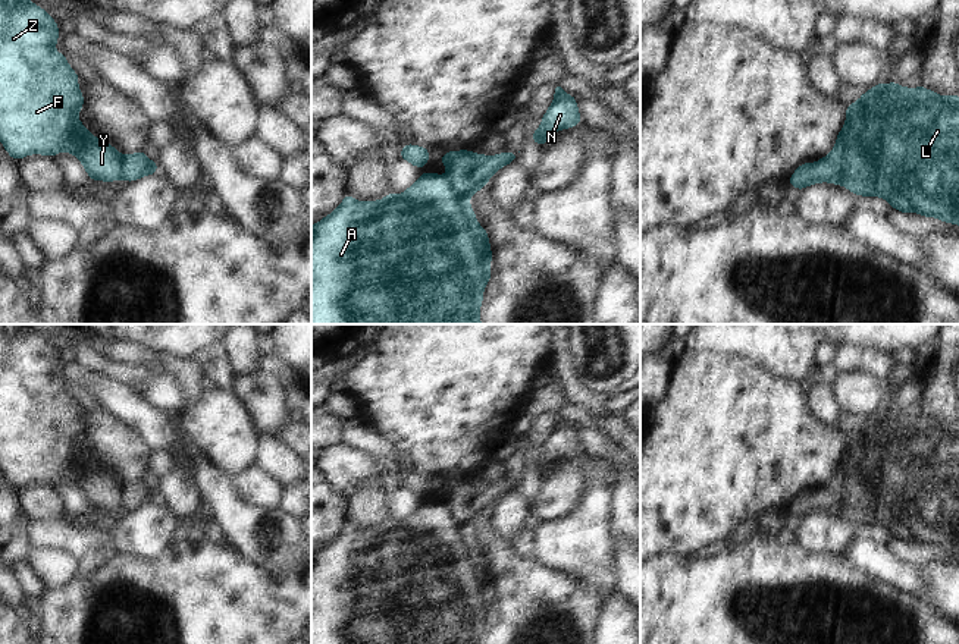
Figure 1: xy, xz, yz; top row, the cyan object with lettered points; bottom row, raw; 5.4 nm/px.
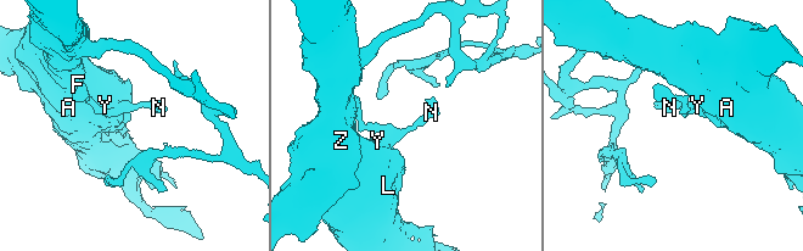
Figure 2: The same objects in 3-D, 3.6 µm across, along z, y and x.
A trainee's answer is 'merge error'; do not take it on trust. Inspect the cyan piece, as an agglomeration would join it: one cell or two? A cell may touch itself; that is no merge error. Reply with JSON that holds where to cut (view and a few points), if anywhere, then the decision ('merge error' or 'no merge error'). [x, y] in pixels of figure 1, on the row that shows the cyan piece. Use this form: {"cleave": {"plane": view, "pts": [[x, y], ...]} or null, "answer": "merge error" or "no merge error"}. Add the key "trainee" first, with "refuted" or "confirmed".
{"trainee": "confirmed", "cleave": {"plane": "xz", "pts": [[447, 175], [454, 182], [454, 188], [467, 198]]}, "answer": "merge error"}

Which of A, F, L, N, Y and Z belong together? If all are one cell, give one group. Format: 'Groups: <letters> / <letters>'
Groups: A F L Y Z / N.

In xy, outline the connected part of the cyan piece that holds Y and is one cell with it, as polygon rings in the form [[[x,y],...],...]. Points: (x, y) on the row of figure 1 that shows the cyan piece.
[[[0,0],[0,141],[3,142],[3,147],[9,153],[9,155],[16,161],[29,154],[44,154],[54,157],[59,151],[70,153],[81,160],[91,180],[115,182],[116,179],[120,179],[120,175],[126,170],[126,155],[119,154],[113,145],[101,142],[84,128],[81,120],[76,119],[79,110],[84,107],[82,92],[76,87],[76,84],[79,82],[79,76],[69,66],[65,54],[54,51],[57,38],[57,23],[44,9],[38,7],[29,0]]]

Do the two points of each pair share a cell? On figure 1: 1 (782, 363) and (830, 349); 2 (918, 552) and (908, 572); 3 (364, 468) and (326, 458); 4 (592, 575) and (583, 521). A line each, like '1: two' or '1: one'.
1: two
2: two
3: one
4: one

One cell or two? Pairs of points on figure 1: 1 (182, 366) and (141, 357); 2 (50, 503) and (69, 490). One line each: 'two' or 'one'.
1: one
2: two

